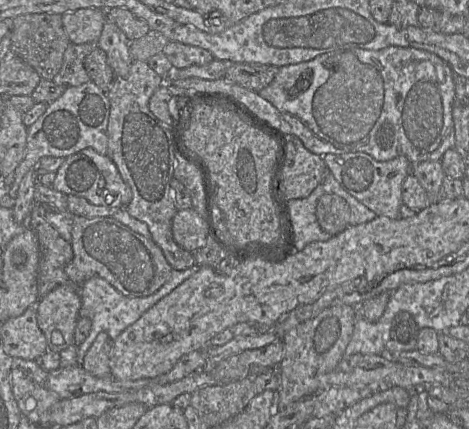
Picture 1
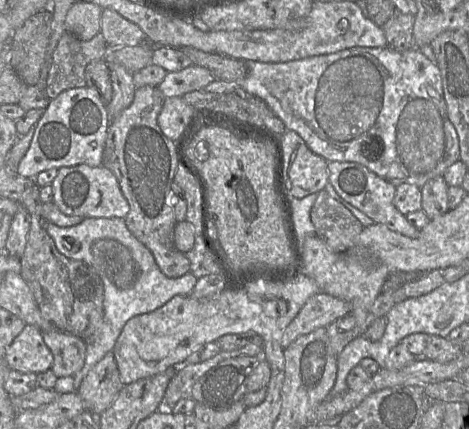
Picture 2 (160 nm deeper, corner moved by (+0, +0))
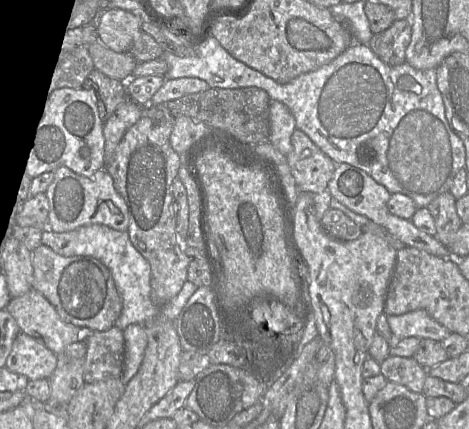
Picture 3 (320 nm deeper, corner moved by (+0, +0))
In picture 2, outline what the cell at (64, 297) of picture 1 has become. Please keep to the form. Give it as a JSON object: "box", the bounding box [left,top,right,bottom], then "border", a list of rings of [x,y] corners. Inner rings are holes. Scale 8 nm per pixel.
{"box":[42,330,86,378],"border":[[[60,330],[42,332],[42,337],[52,352],[51,369],[57,378],[74,376],[83,368],[86,344],[81,338]]]}

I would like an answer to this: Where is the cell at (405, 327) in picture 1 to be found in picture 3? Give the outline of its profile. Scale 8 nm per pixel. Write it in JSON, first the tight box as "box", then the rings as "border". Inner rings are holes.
{"box":[380,355,427,393],"border":[[[390,355],[380,363],[380,368],[387,381],[401,384],[415,393],[423,393],[427,369],[413,357]]]}

